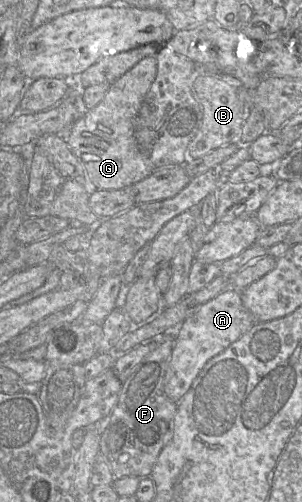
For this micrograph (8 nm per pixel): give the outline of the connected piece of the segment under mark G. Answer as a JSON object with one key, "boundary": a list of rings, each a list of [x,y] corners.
{"boundary":[[[147,56],[135,64],[130,70],[119,77],[115,82],[113,82],[108,91],[106,92],[104,98],[93,108],[88,109],[85,113],[70,127],[70,129],[65,134],[59,134],[64,137],[71,151],[80,160],[84,170],[86,172],[87,179],[92,183],[97,189],[121,189],[132,186],[133,184],[143,180],[149,176],[156,168],[150,161],[149,157],[140,149],[136,137],[135,137],[135,119],[138,115],[139,109],[141,107],[142,101],[150,89],[155,77],[157,75],[157,60],[156,56]]]}

